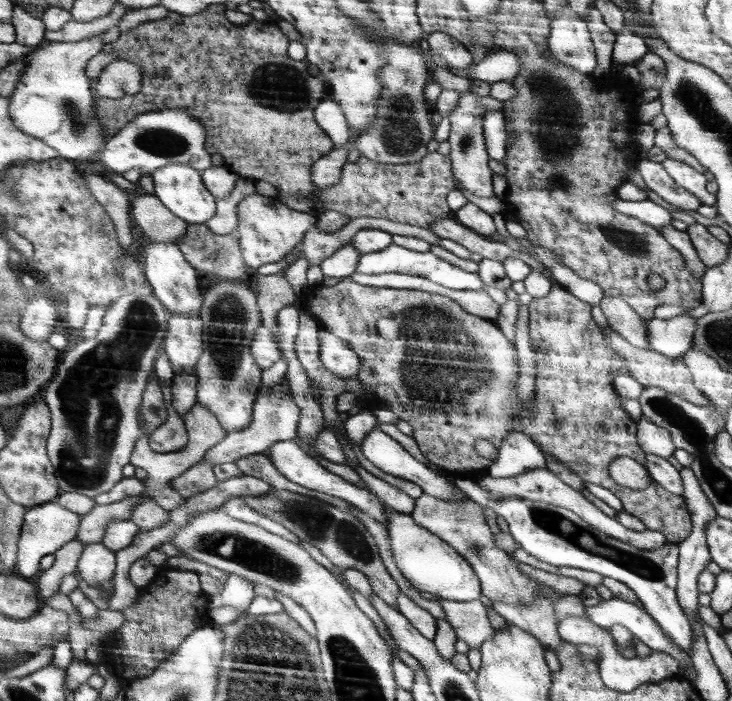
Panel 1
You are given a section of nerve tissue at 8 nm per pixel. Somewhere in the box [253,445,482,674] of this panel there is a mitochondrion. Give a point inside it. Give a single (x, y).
(320, 523)

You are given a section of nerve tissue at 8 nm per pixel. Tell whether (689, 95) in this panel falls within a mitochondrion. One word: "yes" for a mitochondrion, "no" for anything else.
yes

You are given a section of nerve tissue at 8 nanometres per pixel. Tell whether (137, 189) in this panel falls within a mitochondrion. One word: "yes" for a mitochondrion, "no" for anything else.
no

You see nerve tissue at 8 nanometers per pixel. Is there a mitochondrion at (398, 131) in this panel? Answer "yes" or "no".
yes

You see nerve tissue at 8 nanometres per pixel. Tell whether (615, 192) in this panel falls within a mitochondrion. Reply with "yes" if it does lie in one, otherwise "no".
no

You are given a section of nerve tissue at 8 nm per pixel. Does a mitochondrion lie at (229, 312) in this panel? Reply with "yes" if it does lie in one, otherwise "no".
yes

